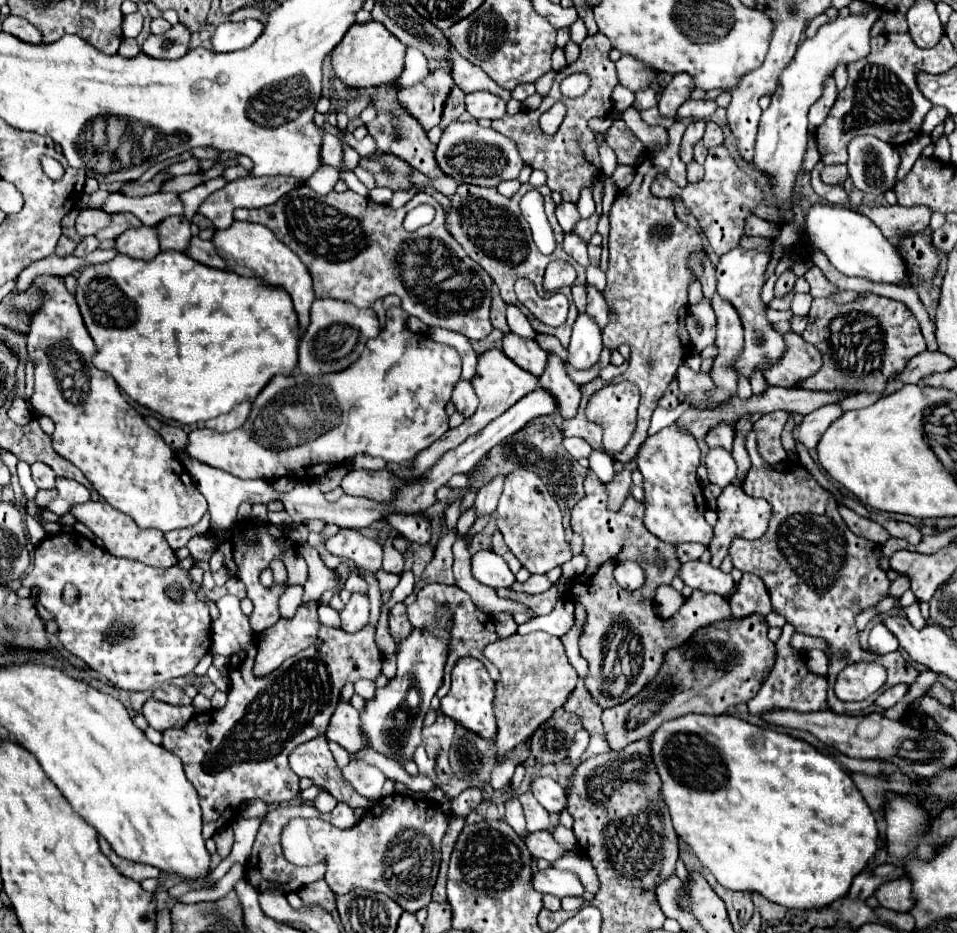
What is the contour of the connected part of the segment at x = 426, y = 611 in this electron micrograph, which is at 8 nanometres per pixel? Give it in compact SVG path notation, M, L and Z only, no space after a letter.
M427 584L419 590L417 594L417 602L407 606L407 616L409 616L409 622L413 626L431 626L433 624L433 616L437 614L435 610L439 608L449 608L453 618L451 618L451 638L449 638L449 654L447 654L447 662L445 662L445 678L443 678L443 684L441 688L437 690L437 696L445 696L449 692L449 674L451 674L451 668L455 664L457 658L461 656L475 656L475 658L481 658L483 656L483 648L491 642L497 640L497 634L495 634L495 622L491 616L483 614L470 596L459 590L457 586L447 586L447 584Z

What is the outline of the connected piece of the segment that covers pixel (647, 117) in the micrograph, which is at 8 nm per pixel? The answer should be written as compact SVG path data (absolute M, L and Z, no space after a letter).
M649 108L649 110L641 110L643 114L643 120L647 124L657 124L657 126L663 126L663 128L669 128L675 120L673 118L665 118L659 114L659 108Z

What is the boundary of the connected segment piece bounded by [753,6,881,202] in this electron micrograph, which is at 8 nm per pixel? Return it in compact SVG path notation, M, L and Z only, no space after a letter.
M869 6L865 16L849 14L847 18L837 18L837 20L823 24L813 38L803 40L803 44L797 48L795 58L779 76L779 88L773 94L771 106L761 114L759 134L757 134L757 142L755 142L755 156L753 156L755 166L773 176L775 196L779 200L785 202L791 198L791 188L793 188L795 176L803 162L803 152L807 148L809 106L821 96L823 80L829 74L833 74L833 70L839 62L851 64L851 62L867 56L869 30L871 30L873 22L879 18L879 14L881 12L877 8Z

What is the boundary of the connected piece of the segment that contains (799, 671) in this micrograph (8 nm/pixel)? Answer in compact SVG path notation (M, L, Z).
M785 624L783 632L777 640L777 662L757 695L747 703L751 714L760 715L772 709L817 712L817 710L829 708L829 704L827 704L827 678L817 676L807 668L805 656L791 646L793 634L795 634L795 626Z

